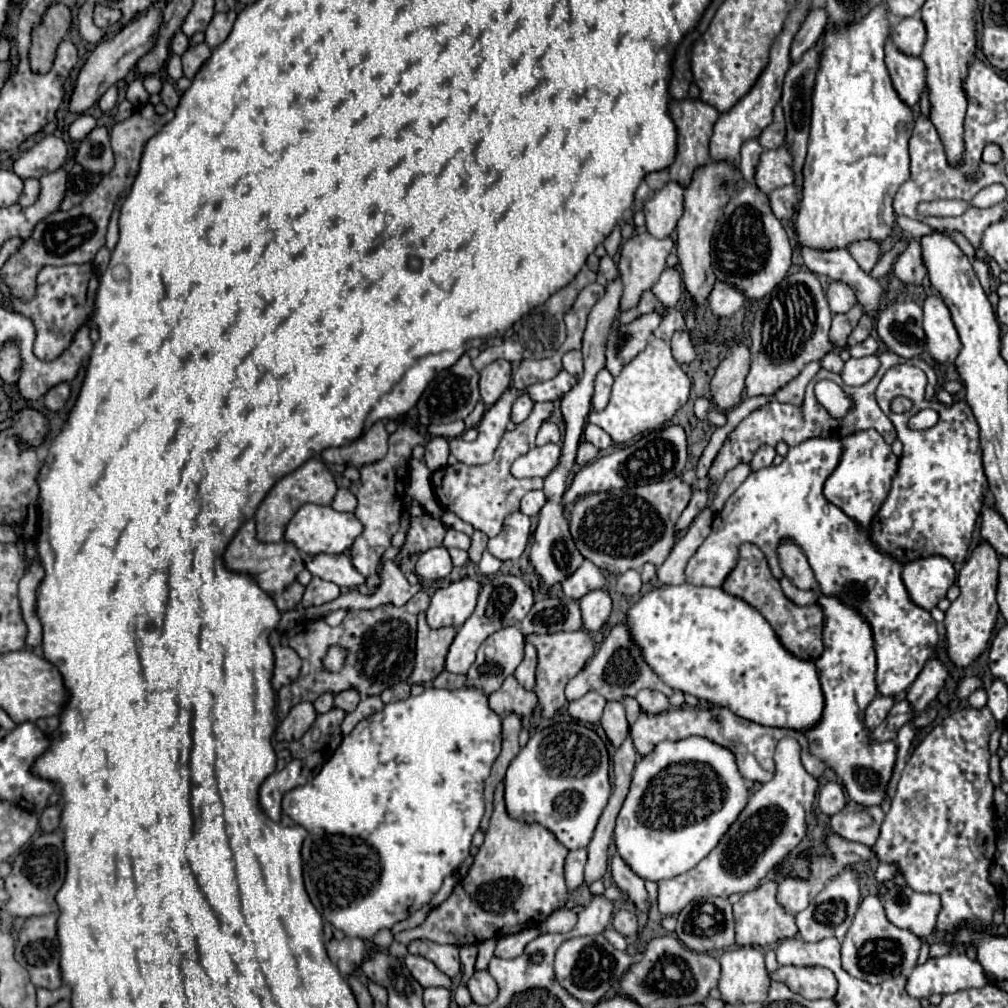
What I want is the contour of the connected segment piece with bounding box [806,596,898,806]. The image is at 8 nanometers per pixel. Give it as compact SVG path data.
M820 596L818 604L824 610L824 652L814 664L818 668L826 706L824 706L824 714L822 714L822 720L818 722L818 726L814 726L814 730L806 732L806 736L810 738L810 752L816 754L820 760L824 760L828 766L832 766L836 770L836 774L844 782L846 794L854 802L858 802L862 806L882 806L886 802L886 790L888 790L888 782L890 782L892 772L894 772L898 748L896 748L894 741L871 741L870 743L868 730L862 726L864 710L878 694L876 680L874 680L874 676L876 676L876 650L874 650L872 628L856 608L846 606L838 596Z

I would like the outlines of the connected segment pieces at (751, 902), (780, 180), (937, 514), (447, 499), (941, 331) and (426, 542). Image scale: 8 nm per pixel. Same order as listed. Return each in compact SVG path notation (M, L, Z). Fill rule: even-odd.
M774 880L760 884L756 890L742 894L742 898L734 904L734 920L736 920L736 944L738 946L770 948L778 940L794 938L798 932L794 924L794 916L786 914L776 902L776 882Z
M786 146L778 150L764 150L758 170L756 170L756 186L762 192L772 192L774 188L788 186L796 180L796 174L792 170L792 154Z
M908 364L890 368L878 384L878 406L894 422L898 440L904 444L904 452L892 480L892 490L876 518L872 518L870 540L882 554L896 558L900 564L934 554L948 558L952 564L962 564L982 510L982 500L988 492L988 482L982 470L978 424L966 402L944 406L942 402L924 400L924 386L926 374ZM894 396L908 396L914 402L912 410L906 414L894 414L890 410ZM922 408L938 410L938 424L928 430L910 430L908 418Z
M554 402L534 404L532 414L522 424L518 424L512 432L504 432L504 436L494 452L494 458L488 464L468 466L468 464L456 462L454 466L446 466L446 468L432 472L432 490L434 490L438 504L444 510L454 512L464 522L472 524L476 530L488 534L490 538L498 536L502 532L504 520L510 514L520 510L520 500L524 498L524 494L530 490L542 490L542 486L544 486L542 478L524 478L524 480L514 478L510 474L510 466L516 458L520 458L526 452L530 452L532 448L536 448L536 432L550 418L552 410L554 410Z
M930 296L924 302L924 332L926 348L932 360L940 364L954 364L956 356L962 350L962 342L952 324L946 304L938 296Z
M428 514L418 516L418 518L410 516L406 542L404 542L402 550L396 554L394 562L402 564L404 560L408 560L412 556L420 556L428 548L440 546L444 540L444 534L446 534L446 526L438 518L432 518Z

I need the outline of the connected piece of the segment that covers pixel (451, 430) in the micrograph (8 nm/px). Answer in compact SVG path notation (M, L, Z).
M456 420L446 424L430 424L429 426L420 425L420 427L425 429L430 436L442 436L448 439L462 435L466 429L463 420Z

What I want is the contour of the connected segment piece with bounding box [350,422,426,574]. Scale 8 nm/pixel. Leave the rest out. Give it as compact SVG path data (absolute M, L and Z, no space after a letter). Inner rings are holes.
M402 422L398 424L396 432L390 434L390 440L388 440L388 454L374 462L374 464L368 464L360 470L360 480L358 482L352 482L350 490L352 494L358 498L358 508L356 508L356 516L358 520L364 524L364 534L360 534L352 548L350 548L350 558L352 558L352 566L360 572L360 574L372 574L378 566L378 560L380 556L384 554L384 550L390 546L390 538L400 530L400 524L402 524L402 512L404 512L404 504L398 500L398 494L396 494L396 486L398 486L398 480L402 478L400 472L408 472L408 460L404 462L404 456L412 456L412 448L416 446L424 446L426 444L426 438L416 432L408 422Z

